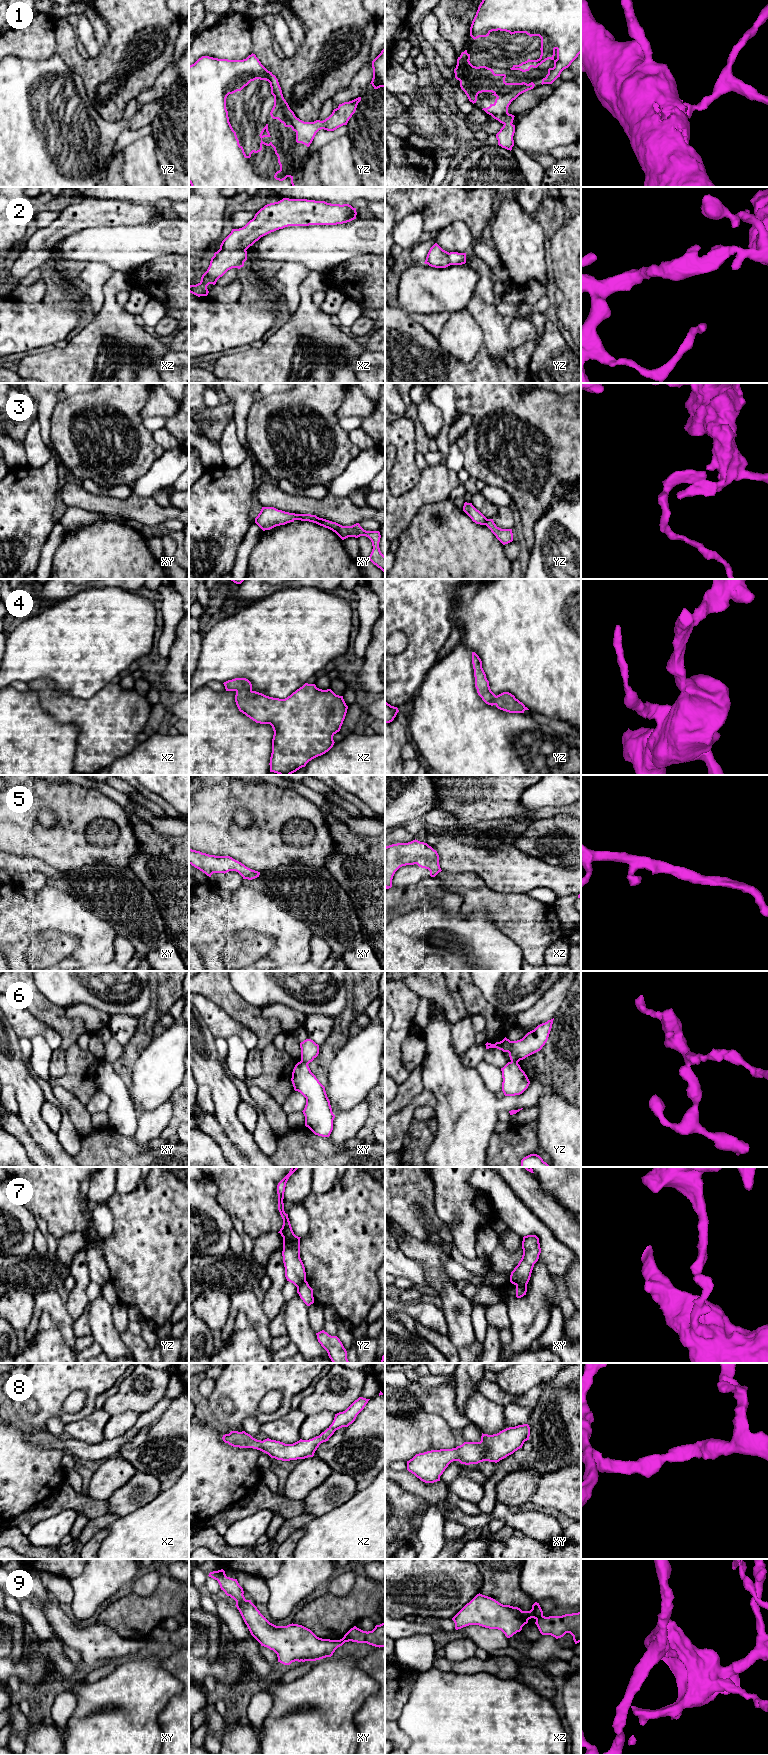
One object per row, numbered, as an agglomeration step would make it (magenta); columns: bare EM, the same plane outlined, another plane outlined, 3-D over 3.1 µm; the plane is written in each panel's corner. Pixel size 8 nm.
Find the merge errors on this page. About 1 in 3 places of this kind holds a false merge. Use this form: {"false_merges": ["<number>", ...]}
{"false_merges": ["3", "6", "7", "9"]}

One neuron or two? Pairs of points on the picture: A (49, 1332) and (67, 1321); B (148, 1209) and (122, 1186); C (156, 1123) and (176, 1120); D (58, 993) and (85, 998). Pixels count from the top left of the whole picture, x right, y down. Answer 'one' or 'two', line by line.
A: two
B: two
C: two
D: one

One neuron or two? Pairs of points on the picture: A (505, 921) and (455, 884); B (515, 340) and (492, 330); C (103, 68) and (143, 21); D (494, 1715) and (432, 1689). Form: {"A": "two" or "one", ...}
{"A": "one", "B": "two", "C": "one", "D": "one"}

